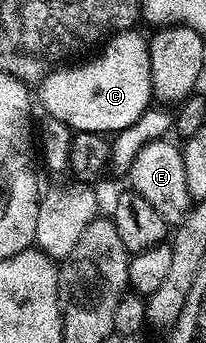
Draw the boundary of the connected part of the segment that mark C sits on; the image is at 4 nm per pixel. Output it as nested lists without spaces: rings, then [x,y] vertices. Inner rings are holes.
[[[137,29],[121,30],[113,35],[97,51],[95,58],[82,62],[79,66],[62,64],[45,75],[37,83],[36,98],[42,101],[42,106],[49,117],[60,120],[71,131],[92,132],[103,136],[128,128],[138,117],[152,106],[150,92],[150,44],[147,35],[137,34]]]

